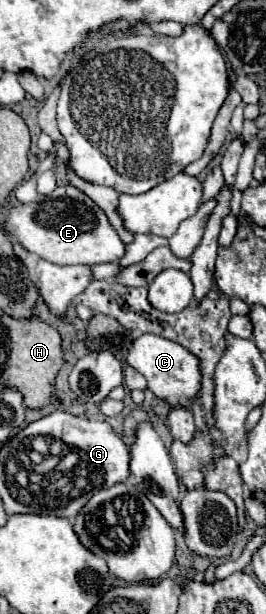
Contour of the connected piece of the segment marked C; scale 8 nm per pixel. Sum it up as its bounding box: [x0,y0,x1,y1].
[127,334,201,408]

